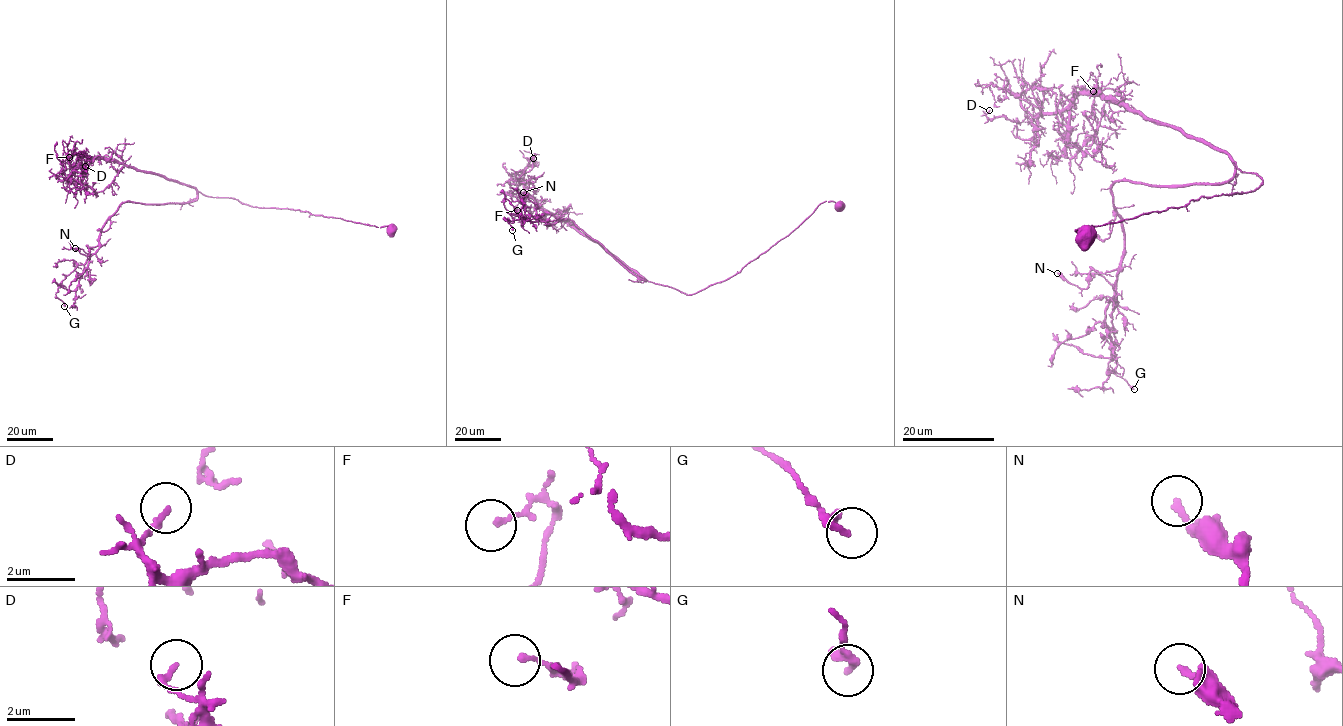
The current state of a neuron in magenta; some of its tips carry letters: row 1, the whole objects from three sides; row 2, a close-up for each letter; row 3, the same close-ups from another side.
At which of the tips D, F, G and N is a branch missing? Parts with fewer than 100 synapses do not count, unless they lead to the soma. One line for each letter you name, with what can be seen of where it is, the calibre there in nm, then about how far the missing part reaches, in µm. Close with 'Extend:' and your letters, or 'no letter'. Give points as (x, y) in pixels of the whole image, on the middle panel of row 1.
Extend: no letter

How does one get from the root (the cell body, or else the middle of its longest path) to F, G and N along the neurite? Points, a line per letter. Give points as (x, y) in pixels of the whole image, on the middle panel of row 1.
F: (839, 205), (821, 203), (739, 272), (689, 294), (646, 281), (533, 198), (523, 196), (524, 205), (517, 210)
G: (839, 205), (821, 203), (739, 272), (689, 294), (637, 278), (568, 219), (548, 225), (504, 217), (512, 230)
N: (839, 205), (821, 203), (787, 235), (739, 272), (686, 294), (637, 278), (568, 219), (548, 225), (523, 192)

